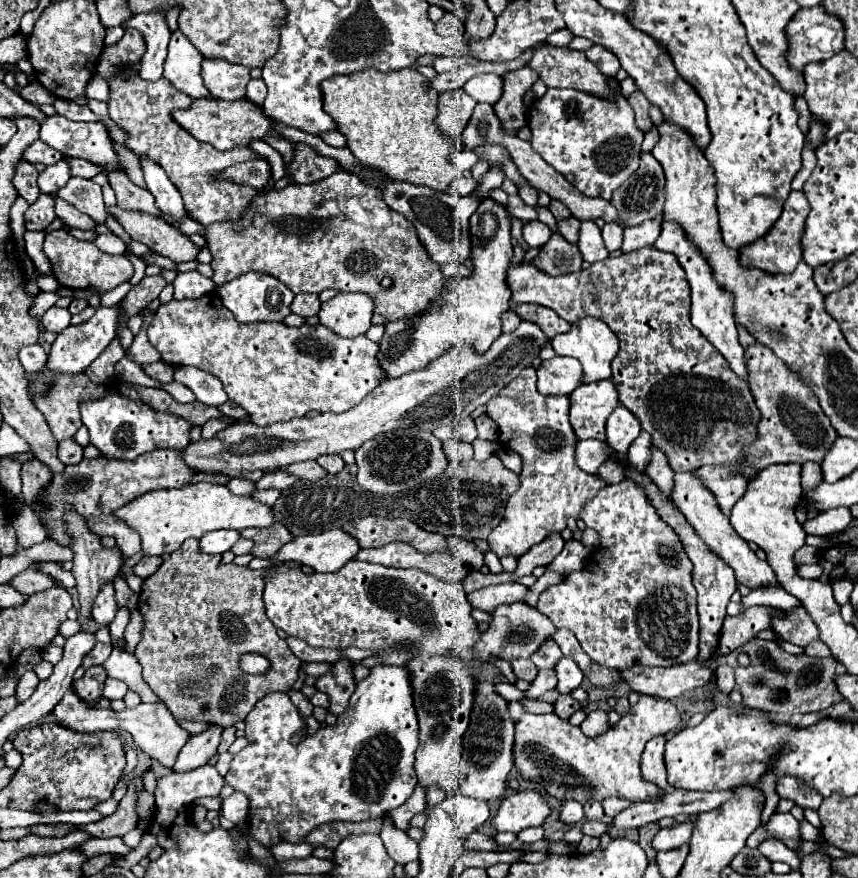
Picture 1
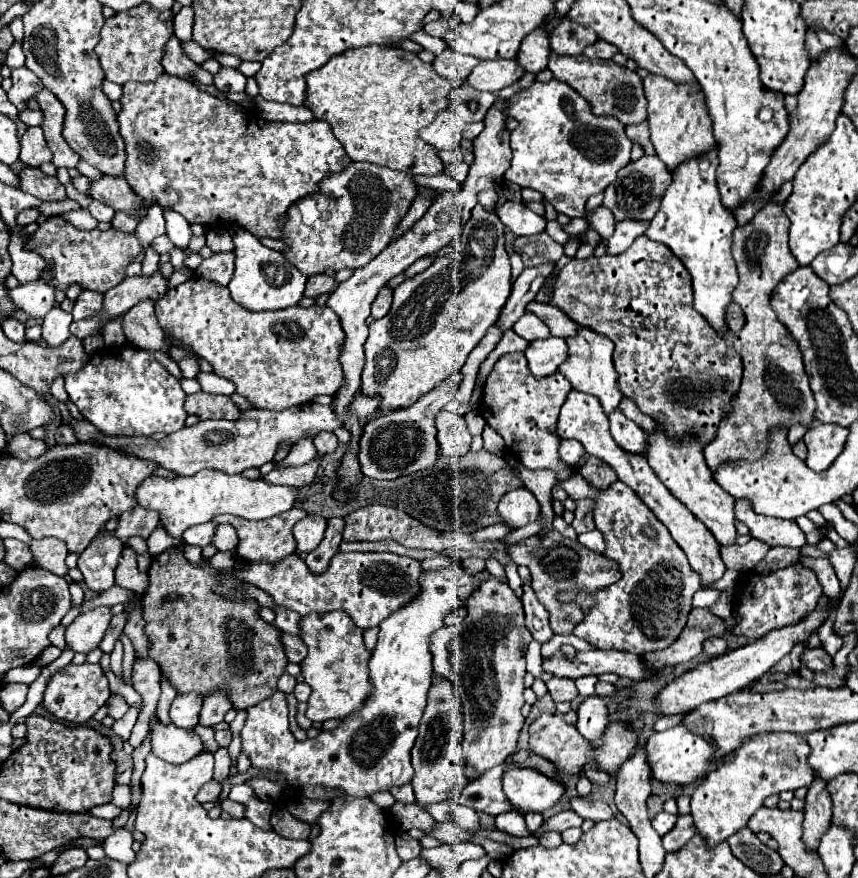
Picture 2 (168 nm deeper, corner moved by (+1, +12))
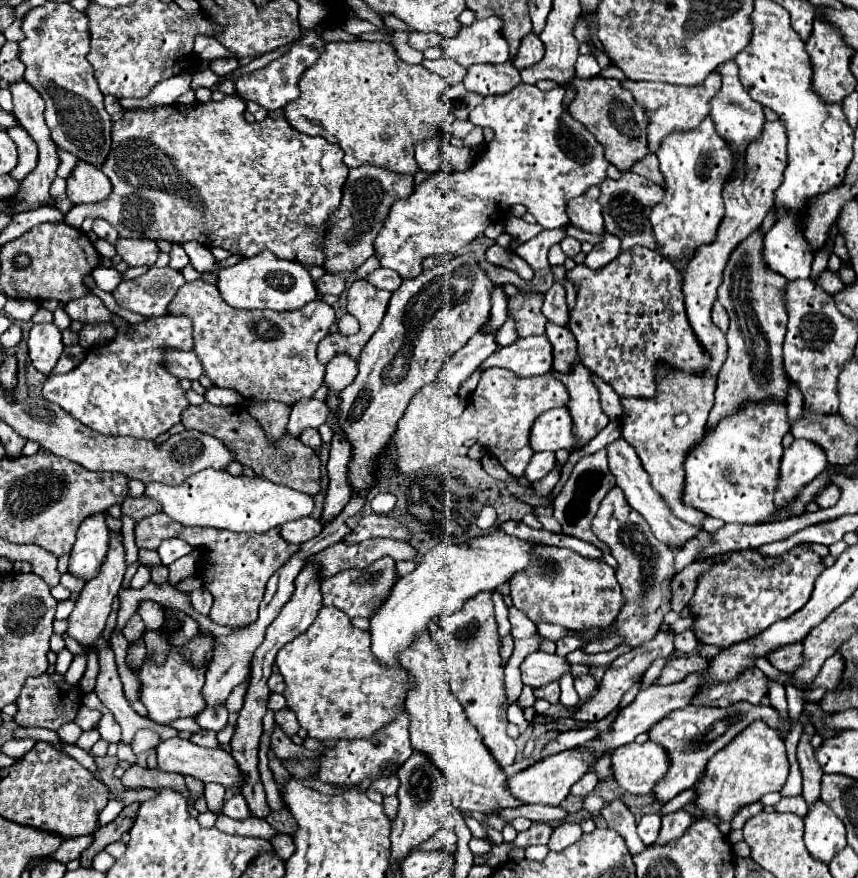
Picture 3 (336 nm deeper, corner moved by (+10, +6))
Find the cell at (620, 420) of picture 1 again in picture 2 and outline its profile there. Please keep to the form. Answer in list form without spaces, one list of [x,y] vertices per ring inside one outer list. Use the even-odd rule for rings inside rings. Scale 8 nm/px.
[[[615,409],[609,415],[609,423],[611,423],[611,435],[621,449],[631,451],[631,453],[643,453],[645,437],[643,437],[643,431],[639,429],[639,425],[635,425],[631,419],[627,419],[623,415],[623,411],[619,411],[619,409]]]

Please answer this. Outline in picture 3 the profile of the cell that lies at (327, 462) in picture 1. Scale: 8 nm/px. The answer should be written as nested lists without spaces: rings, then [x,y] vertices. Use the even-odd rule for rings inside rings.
[[[304,429],[304,431],[300,433],[300,441],[302,441],[304,445],[312,447],[312,449],[316,449],[316,447],[322,445],[322,439],[320,439],[318,429]]]

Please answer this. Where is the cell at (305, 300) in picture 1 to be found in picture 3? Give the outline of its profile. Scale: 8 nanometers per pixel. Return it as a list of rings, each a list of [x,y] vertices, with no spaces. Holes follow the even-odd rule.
[[[326,273],[318,283],[316,283],[320,293],[332,293],[332,295],[340,295],[346,289],[346,277],[344,275],[334,275],[334,273]]]

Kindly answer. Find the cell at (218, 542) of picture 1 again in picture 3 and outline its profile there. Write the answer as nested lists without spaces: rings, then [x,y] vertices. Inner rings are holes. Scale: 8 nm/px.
[[[166,539],[166,541],[162,541],[162,545],[156,551],[158,551],[162,565],[170,565],[176,559],[188,555],[192,551],[192,547],[186,545],[186,541],[182,541],[182,539]]]

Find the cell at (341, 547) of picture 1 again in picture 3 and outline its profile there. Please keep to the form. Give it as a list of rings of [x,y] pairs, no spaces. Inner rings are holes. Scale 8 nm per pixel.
[[[302,517],[298,521],[290,521],[280,527],[280,535],[288,543],[306,543],[314,539],[322,531],[322,523],[314,517]]]

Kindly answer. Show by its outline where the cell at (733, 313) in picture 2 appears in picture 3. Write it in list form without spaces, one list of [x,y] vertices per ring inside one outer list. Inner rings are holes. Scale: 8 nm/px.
[[[716,301],[714,307],[712,307],[712,319],[714,319],[716,327],[718,327],[722,333],[728,331],[728,313],[726,313],[726,309],[724,309],[718,301]]]

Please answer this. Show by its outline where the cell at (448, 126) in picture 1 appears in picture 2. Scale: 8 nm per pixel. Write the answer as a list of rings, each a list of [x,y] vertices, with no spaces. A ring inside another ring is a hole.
[[[443,109],[429,127],[419,131],[419,137],[437,149],[455,149],[463,139],[465,125],[467,123],[459,119],[453,109]]]

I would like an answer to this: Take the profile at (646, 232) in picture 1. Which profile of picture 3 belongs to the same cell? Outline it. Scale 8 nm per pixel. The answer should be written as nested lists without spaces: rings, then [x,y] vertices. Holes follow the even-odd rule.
[[[606,233],[604,241],[602,241],[600,245],[596,245],[596,247],[586,255],[584,265],[586,265],[588,269],[600,269],[602,265],[608,265],[614,257],[618,257],[618,251],[620,251],[618,237]]]

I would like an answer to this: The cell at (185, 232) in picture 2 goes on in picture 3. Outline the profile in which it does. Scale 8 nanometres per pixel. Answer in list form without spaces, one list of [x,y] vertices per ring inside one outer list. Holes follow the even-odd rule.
[[[172,245],[172,251],[170,251],[170,267],[176,269],[176,271],[182,271],[186,265],[190,263],[186,251],[182,249],[182,245]]]

